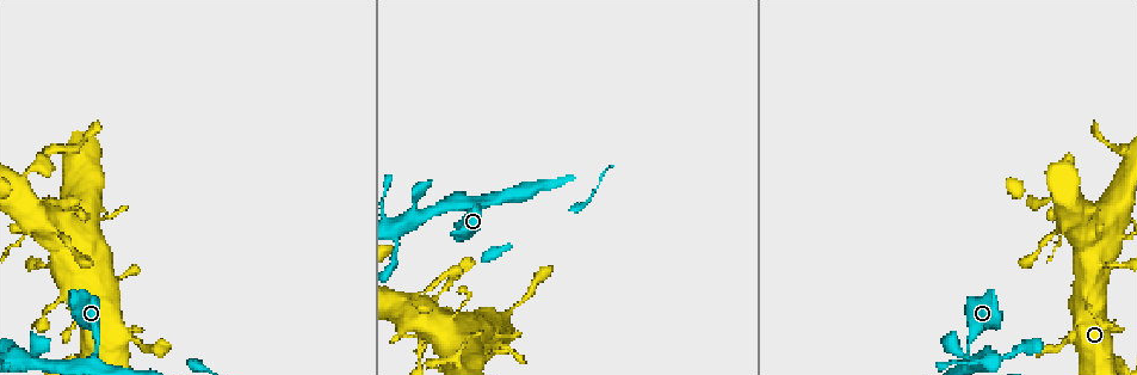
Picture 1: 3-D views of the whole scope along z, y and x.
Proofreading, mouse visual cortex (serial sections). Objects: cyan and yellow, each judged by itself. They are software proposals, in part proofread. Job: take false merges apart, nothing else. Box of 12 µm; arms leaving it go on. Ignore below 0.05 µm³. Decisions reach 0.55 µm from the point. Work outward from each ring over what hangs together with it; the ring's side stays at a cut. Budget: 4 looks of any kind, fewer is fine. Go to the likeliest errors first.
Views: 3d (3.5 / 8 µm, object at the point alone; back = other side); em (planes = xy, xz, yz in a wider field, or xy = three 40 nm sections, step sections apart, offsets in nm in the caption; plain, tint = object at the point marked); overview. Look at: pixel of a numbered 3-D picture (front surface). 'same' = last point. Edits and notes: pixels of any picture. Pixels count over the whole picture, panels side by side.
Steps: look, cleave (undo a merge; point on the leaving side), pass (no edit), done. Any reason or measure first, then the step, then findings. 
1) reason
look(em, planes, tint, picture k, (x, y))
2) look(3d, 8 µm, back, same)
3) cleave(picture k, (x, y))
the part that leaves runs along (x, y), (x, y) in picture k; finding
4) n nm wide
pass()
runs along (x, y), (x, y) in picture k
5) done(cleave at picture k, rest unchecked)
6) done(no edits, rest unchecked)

side arm on a straight run
look(3d, 3.5 µm, back, picture 1, (967, 349))

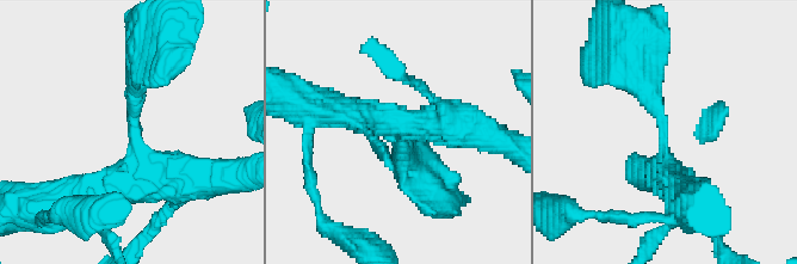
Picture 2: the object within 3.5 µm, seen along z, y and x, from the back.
3 arms; arms of 300, 350, 400 nm; shape alone is not enough
look(em, xy, step 1, tint, picture 2, (135, 135))

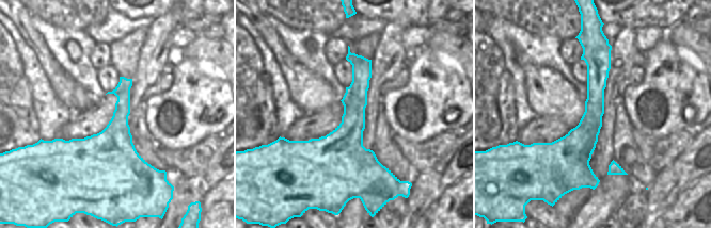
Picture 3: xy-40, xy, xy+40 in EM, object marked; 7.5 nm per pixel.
pass()
runs along (142, 60), (135, 145), (190, 182) in picture 2; all the same cell

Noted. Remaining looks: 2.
sharp bend
look(3d, 3.5 µm, back, picture 1, (70, 234))

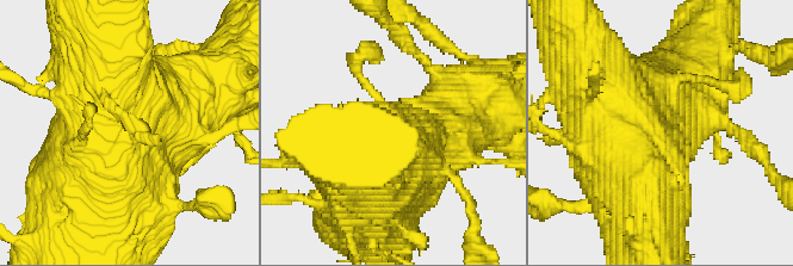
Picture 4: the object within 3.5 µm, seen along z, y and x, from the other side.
now the EM
look(em, xy, step 3, tint, same)

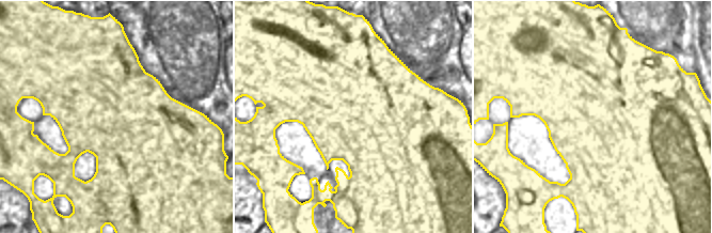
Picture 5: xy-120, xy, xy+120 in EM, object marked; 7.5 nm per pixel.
pass()
runs along (90, 185), (104, 111), (171, 90) in picture 4; one cell here

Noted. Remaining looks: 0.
done(no edits, rest unchecked)

